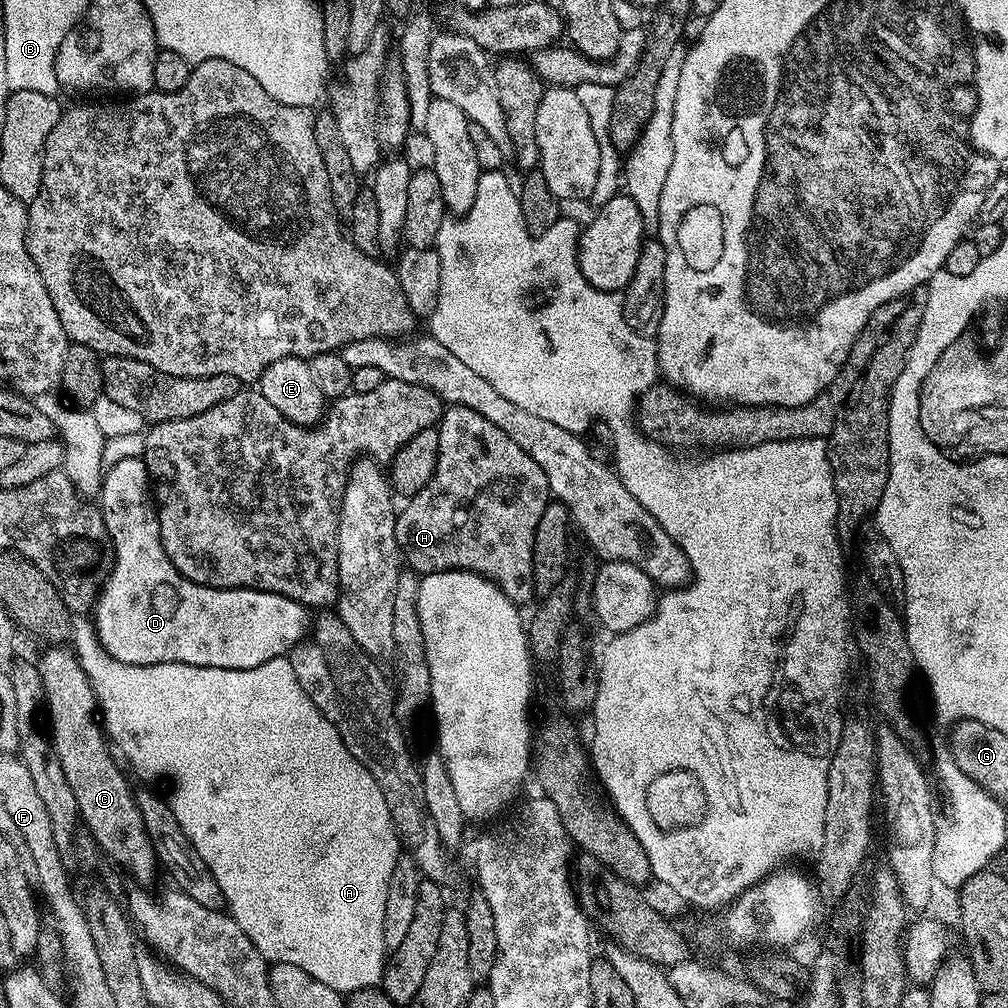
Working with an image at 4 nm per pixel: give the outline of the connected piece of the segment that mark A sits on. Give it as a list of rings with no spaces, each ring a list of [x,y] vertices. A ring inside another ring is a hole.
[[[87,615],[72,616],[70,644],[80,659],[82,670],[86,670],[86,678],[90,678],[90,687],[94,690],[96,703],[102,713],[102,727],[109,741],[118,752],[120,747],[119,755],[124,755],[132,763],[133,770],[144,782],[165,780],[168,783],[166,799],[170,810],[174,810],[178,826],[186,834],[186,838],[194,842],[194,850],[198,850],[210,874],[214,874],[214,882],[218,882],[226,911],[234,918],[234,922],[238,922],[238,926],[242,926],[246,938],[254,942],[265,960],[272,964],[298,966],[306,970],[310,978],[326,982],[326,986],[330,986],[335,992],[347,994],[357,992],[360,988],[377,987],[383,981],[386,963],[386,890],[390,886],[390,874],[394,874],[394,862],[402,855],[402,845],[378,782],[374,782],[370,770],[366,770],[366,766],[362,766],[362,762],[358,762],[358,758],[350,754],[340,736],[339,728],[320,713],[306,690],[302,690],[294,674],[291,659],[275,656],[270,662],[262,662],[262,666],[253,668],[199,668],[178,662],[127,664],[106,654],[96,636],[93,621],[84,616]]]

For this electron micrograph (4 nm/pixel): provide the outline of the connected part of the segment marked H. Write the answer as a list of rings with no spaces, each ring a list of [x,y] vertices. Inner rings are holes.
[[[457,404],[443,409],[438,425],[438,450],[440,451],[438,462],[430,482],[426,482],[426,486],[422,490],[418,490],[418,494],[405,503],[408,504],[405,508],[399,509],[396,518],[396,537],[403,563],[417,574],[473,572],[486,578],[491,584],[496,584],[498,590],[502,594],[506,594],[506,598],[510,598],[510,602],[514,602],[517,606],[525,606],[524,604],[530,603],[536,596],[536,587],[534,586],[534,530],[538,530],[538,522],[542,519],[542,510],[546,510],[546,506],[550,502],[548,479],[546,474],[542,474],[542,466],[538,466],[538,462],[534,462],[534,458],[530,458],[530,454],[526,454],[526,450],[522,450],[522,446],[518,446],[518,442],[511,440],[507,434],[502,434],[502,430],[498,430],[498,426],[494,426],[494,422],[486,422],[486,418],[482,418],[482,414],[474,414],[474,410]]]

